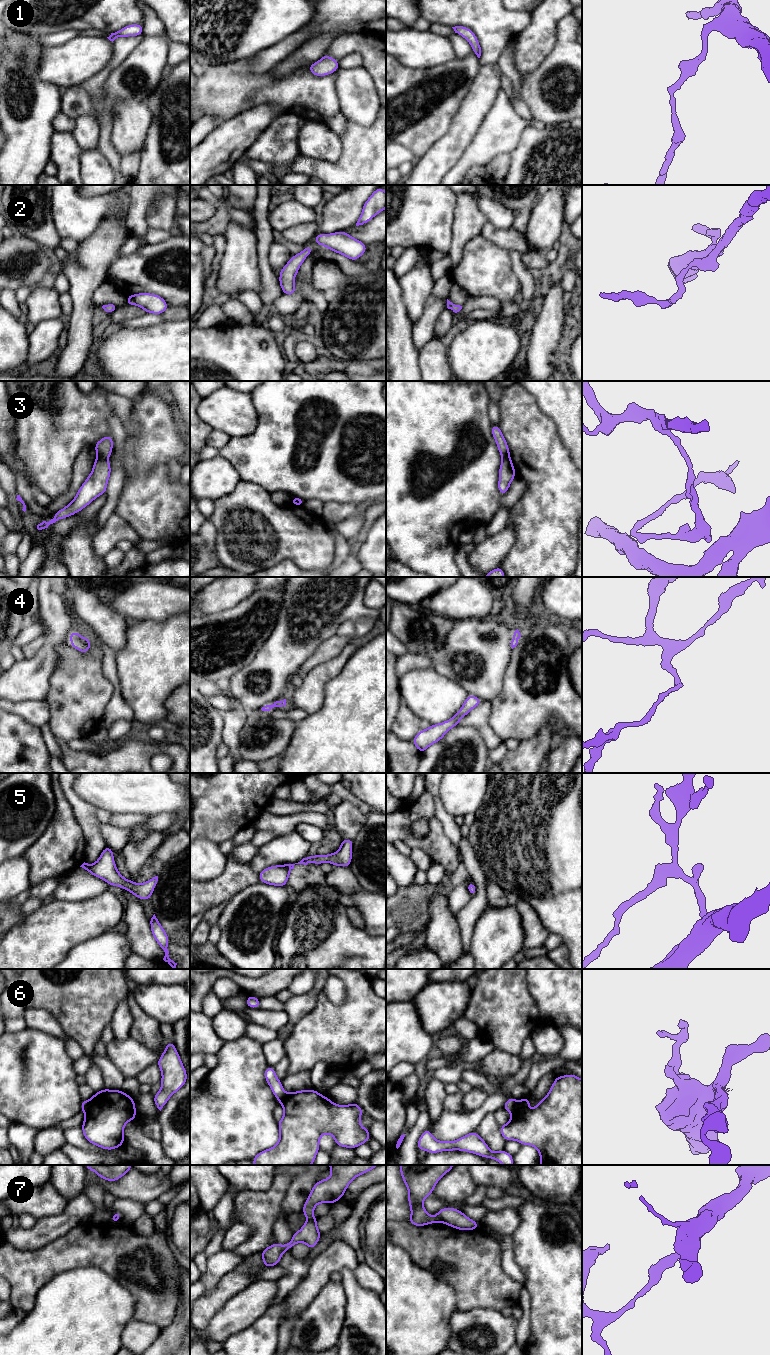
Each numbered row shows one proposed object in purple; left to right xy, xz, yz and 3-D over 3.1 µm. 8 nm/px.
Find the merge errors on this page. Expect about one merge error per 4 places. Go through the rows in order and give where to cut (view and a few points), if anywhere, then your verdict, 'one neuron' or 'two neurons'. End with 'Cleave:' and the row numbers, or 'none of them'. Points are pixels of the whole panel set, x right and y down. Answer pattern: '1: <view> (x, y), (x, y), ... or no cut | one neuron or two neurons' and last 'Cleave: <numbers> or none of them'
1: no cut | one neuron
2: no cut | one neuron
3: xy (97, 456), (106, 459) | two neurons
4: no cut | one neuron
5: no cut | one neuron
6: yz (519, 1101), (518, 1107), (511, 1113) | two neurons
7: xz (313, 1216), (308, 1219) | two neurons
Cleave: 3, 6, 7

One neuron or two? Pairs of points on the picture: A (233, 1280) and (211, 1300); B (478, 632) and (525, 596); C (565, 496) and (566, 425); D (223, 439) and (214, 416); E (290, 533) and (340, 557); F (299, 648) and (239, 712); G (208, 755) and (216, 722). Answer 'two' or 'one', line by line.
A: one
B: two
C: two
D: two
E: two
F: two
G: one

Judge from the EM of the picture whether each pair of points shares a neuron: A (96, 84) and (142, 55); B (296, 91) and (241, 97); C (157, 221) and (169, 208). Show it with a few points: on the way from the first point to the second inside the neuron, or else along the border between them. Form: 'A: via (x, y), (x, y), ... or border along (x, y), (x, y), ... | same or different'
A: border along (124, 59), (109, 74), (104, 85), (102, 99) | different
B: via (282, 91), (255, 91) | same
C: via (160, 218), (166, 211) | same

